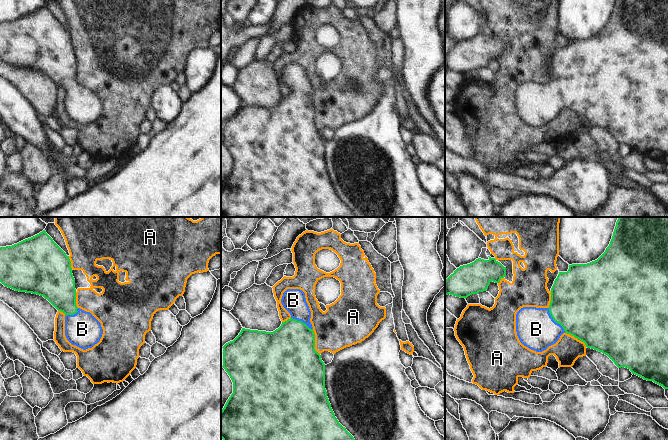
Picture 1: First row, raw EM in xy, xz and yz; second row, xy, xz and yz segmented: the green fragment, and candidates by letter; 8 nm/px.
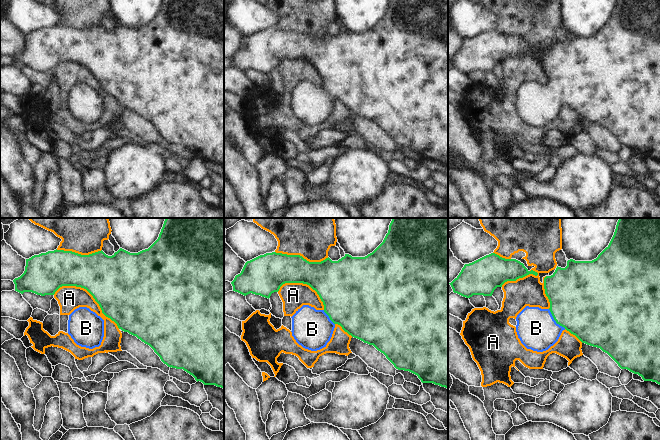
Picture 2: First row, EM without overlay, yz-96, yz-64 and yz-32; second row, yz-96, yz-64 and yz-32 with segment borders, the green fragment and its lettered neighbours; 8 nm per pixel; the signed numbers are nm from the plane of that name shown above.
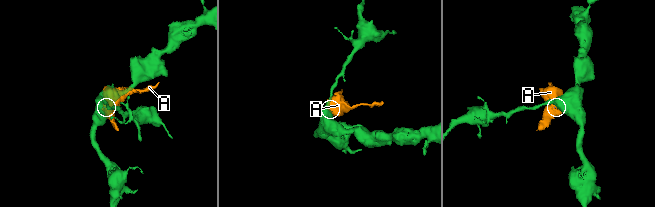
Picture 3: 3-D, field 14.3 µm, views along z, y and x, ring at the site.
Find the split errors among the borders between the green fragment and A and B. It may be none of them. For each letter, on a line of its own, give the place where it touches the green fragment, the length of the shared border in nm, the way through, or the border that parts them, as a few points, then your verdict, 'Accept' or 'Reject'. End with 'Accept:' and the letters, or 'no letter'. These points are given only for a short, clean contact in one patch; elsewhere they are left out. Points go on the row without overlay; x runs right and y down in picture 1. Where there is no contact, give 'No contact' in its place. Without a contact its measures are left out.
A: Touches green at xz (314, 118). Shared border 220 nm. Reject
B: Touches green at yz (555, 97). Shared border 240 nm. Path across: yz (580, 79), (572, 87), (555, 97), (536, 105). Accept
Accept: B

